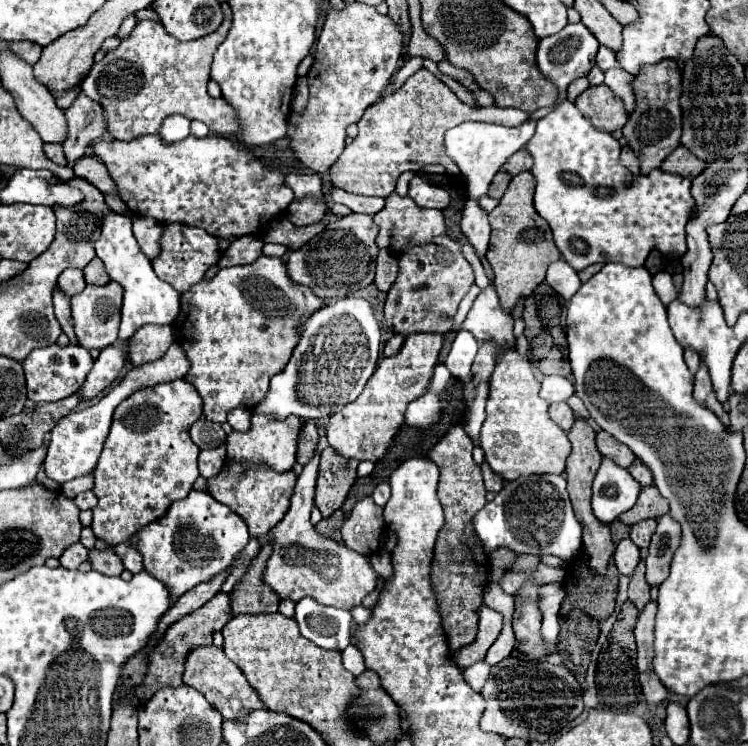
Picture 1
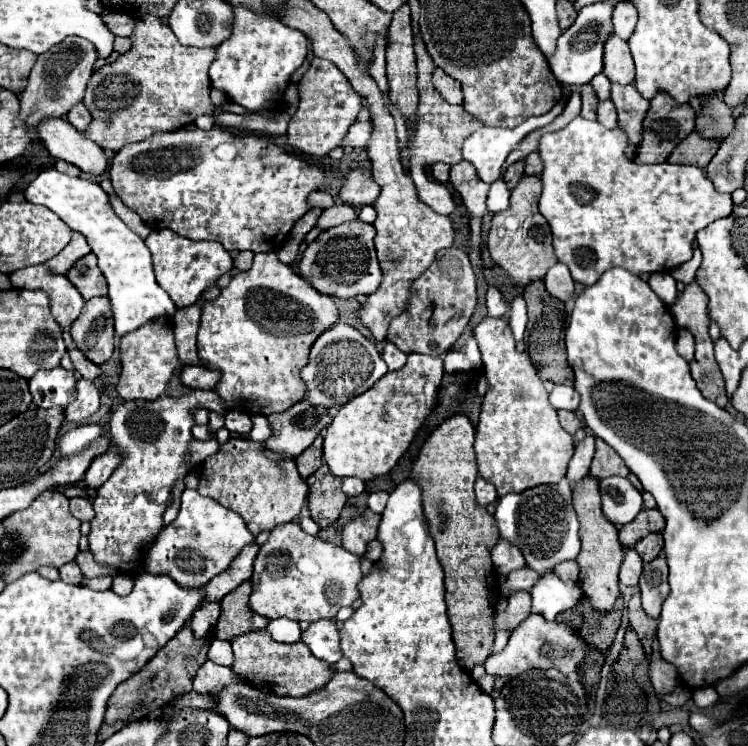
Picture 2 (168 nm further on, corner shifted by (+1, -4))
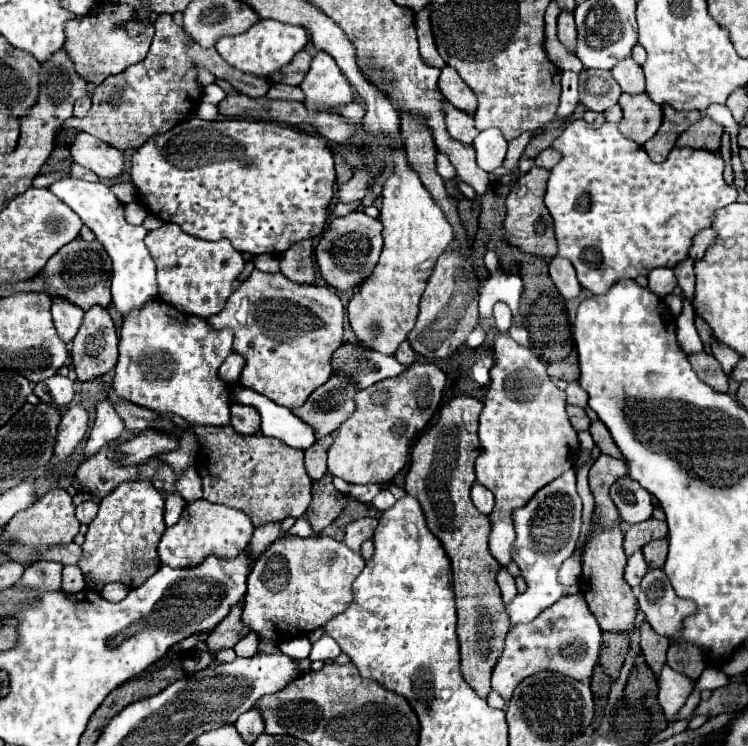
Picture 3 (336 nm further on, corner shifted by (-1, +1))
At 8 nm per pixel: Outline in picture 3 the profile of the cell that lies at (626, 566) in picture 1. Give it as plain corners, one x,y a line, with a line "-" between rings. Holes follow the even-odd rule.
634,552
630,558
628,558
628,564
626,564
626,572
624,572
624,578
630,586
638,586
642,576
648,572
648,564
644,562
644,556
640,552

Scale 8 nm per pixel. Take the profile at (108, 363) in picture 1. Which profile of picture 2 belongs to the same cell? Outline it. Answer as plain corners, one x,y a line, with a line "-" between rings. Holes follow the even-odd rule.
80,379
76,383
76,399
64,409
66,421
72,425
84,423
92,413
96,413
100,407
100,387
98,383
88,383
86,379

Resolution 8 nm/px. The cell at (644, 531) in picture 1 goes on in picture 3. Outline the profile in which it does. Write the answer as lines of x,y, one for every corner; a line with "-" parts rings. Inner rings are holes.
660,538
656,542
648,542
642,548
642,554
644,554
646,564
650,568
662,568
664,566
664,560
666,560
666,554
668,554
668,540
666,538

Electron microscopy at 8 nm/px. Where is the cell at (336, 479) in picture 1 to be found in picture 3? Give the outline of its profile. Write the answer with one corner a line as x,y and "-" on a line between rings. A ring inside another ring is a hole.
326,472
320,480
312,484
312,504
308,506
306,518
312,524
314,534
320,534
322,528
332,524
338,514
346,506
346,496
338,490
334,490
332,476

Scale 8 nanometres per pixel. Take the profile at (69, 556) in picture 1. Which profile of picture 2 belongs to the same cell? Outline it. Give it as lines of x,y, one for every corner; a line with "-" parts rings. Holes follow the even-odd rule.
66,563
64,567
60,567
60,579
70,583
70,585
80,585
82,583
82,571
80,567
76,567
76,563

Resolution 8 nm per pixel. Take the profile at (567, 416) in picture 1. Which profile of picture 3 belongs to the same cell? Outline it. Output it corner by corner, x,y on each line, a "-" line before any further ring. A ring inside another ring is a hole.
568,406
568,416
570,416
570,422
572,422
572,426
574,426
576,432
580,432
580,430
588,430
588,428
590,428
590,418
586,416
584,408

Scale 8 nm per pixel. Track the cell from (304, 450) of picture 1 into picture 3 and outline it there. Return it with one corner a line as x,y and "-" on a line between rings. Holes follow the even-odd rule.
332,436
318,438
310,450
304,450
304,466
308,470
308,476
312,480
320,480
322,474
326,472
326,452
332,444

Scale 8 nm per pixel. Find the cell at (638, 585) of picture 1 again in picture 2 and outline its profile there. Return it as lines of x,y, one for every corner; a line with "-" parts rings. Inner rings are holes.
636,593
630,599
630,607
628,607
628,615
630,615
630,627
636,631
646,655
652,655
652,643
656,637
656,629
658,629
658,621
644,615
644,609
640,607
640,595

